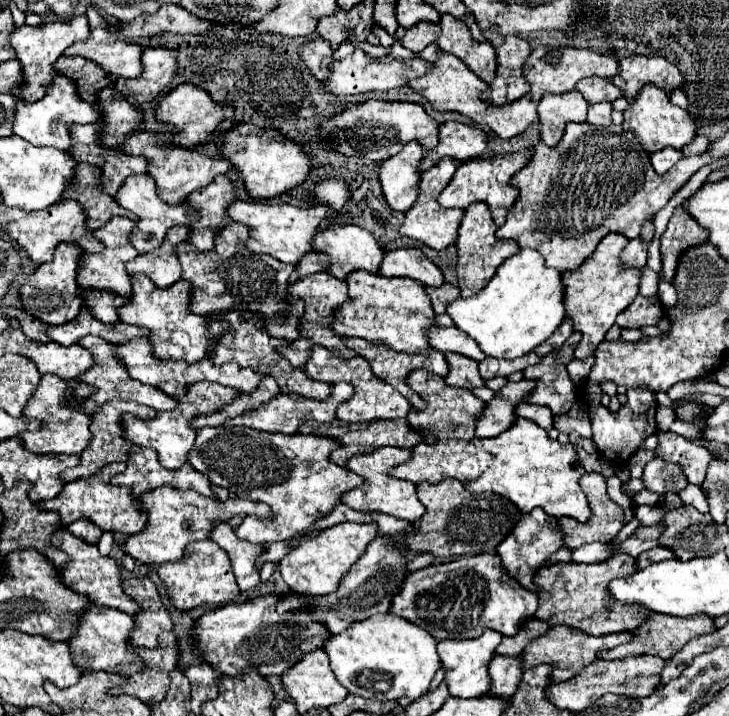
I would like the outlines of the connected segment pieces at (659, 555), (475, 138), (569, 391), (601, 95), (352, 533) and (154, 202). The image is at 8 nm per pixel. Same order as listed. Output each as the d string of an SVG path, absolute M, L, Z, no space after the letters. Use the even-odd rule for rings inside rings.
M658 546L658 548L652 548L652 550L648 550L648 552L642 552L642 554L638 556L638 566L640 566L640 568L646 568L646 566L656 564L656 562L660 562L660 560L672 560L672 558L676 558L676 556L672 554L670 548Z
M446 122L440 126L440 144L426 152L426 158L420 164L420 170L430 170L444 156L452 156L458 162L480 156L488 146L488 136L470 124Z
M562 348L560 356L558 352L554 356L546 354L544 362L528 366L524 370L524 376L538 380L538 384L530 392L526 402L548 406L554 414L566 414L570 406L578 400L576 386L566 370L566 364L572 360L574 360L574 352Z
M590 76L590 78L584 78L578 82L576 86L584 98L588 98L590 104L596 104L596 102L614 102L616 98L620 98L624 92L612 84L612 78L598 78L598 76Z
M344 522L336 524L328 530L324 530L316 540L302 542L298 548L290 550L280 560L280 574L284 582L296 590L298 594L312 594L312 596L324 596L334 590L338 590L340 582L348 574L348 570L364 556L366 546L378 536L378 526L374 522L370 524L356 524L356 522Z
M142 174L142 176L132 176L128 178L128 182L124 182L124 186L118 190L118 194L114 196L116 202L120 202L126 210L134 212L140 222L136 224L136 230L132 232L132 244L136 246L136 250L140 252L152 252L156 248L162 246L164 242L164 236L170 228L178 226L178 224L184 224L184 226L190 226L194 222L200 220L200 212L194 208L194 206L184 206L184 204L178 204L178 206L172 206L172 204L166 204L160 196L158 196L158 186L156 186L156 180L152 180L148 174Z

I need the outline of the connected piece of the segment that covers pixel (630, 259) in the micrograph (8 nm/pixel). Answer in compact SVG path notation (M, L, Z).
M640 236L636 240L630 240L628 246L622 252L622 264L624 266L636 266L644 268L646 264L646 252L648 252L648 242L644 242Z

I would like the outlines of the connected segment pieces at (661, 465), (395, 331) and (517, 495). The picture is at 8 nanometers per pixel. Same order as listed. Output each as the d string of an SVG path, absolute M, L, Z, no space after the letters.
M654 458L646 464L642 480L648 490L658 492L660 496L668 492L678 494L688 486L684 468L678 462L666 462L662 458Z
M358 270L346 278L346 284L350 300L336 312L334 330L338 334L366 338L368 342L382 342L394 350L404 350L410 354L432 350L428 342L428 330L438 324L430 296L426 294L426 286L422 282Z
M518 418L504 434L494 438L474 438L474 444L486 452L492 452L494 458L480 478L466 482L472 492L496 492L506 496L520 508L520 512L532 512L536 506L540 506L546 514L556 518L572 516L578 522L588 522L592 516L588 498L578 484L584 468L574 454L574 446L560 444L558 440L550 438L536 422Z

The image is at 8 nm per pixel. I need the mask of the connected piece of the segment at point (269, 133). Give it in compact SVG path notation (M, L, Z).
M238 124L222 136L222 142L218 146L222 154L234 164L234 168L240 170L252 198L274 198L282 192L302 186L314 170L314 164L310 160L310 154L304 150L304 144L288 138L280 130Z

